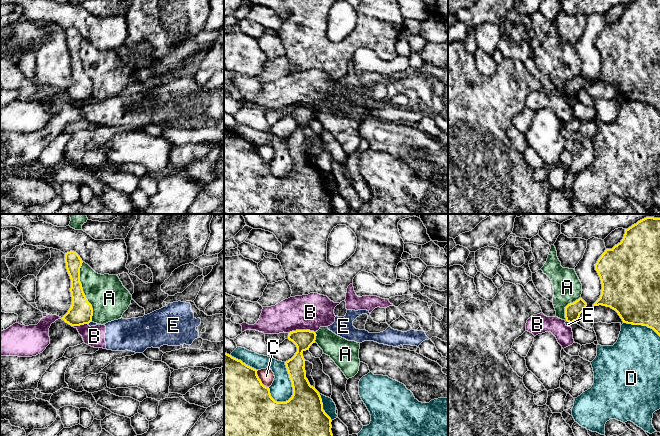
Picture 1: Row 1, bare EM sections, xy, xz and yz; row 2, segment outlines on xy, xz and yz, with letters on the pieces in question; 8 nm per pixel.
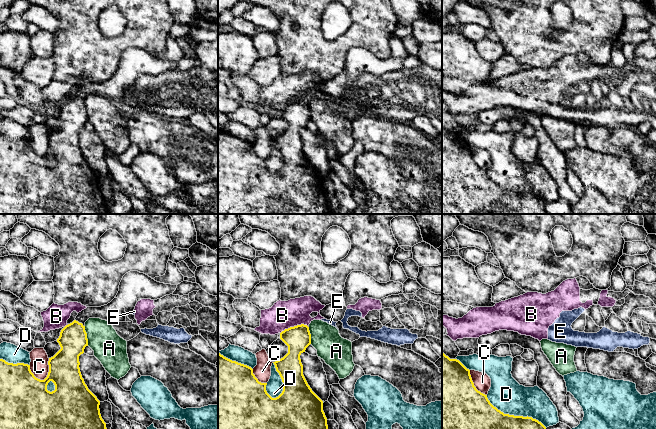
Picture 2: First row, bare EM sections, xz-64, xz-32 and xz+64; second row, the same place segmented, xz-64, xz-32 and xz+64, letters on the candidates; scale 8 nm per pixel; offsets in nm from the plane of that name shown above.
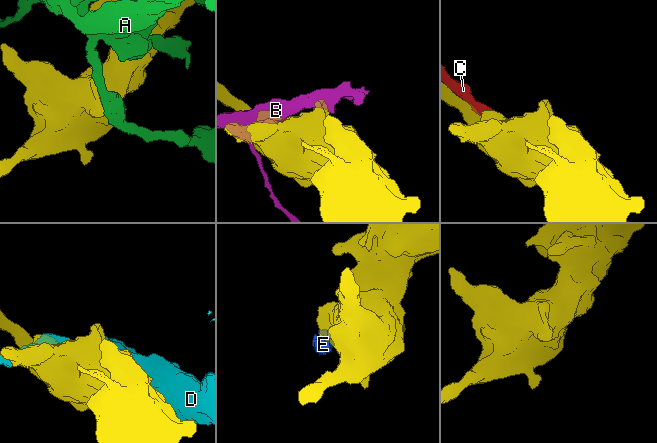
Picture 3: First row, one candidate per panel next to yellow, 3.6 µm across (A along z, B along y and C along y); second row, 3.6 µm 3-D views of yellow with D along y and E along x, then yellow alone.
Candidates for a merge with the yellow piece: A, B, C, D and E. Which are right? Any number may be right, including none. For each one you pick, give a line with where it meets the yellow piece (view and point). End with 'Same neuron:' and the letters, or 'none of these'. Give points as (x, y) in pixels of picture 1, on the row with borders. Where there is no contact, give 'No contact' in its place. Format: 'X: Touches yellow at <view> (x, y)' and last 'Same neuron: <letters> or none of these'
Same neuron: none of these

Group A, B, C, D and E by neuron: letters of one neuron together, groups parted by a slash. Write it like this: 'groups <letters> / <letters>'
groups A / B E / C / D

